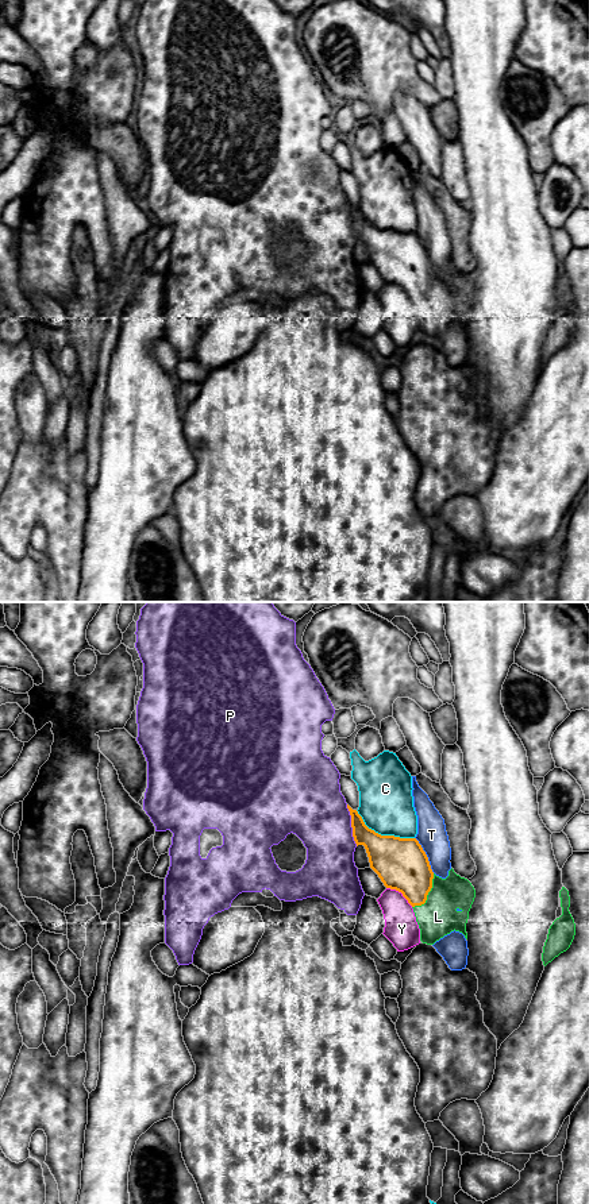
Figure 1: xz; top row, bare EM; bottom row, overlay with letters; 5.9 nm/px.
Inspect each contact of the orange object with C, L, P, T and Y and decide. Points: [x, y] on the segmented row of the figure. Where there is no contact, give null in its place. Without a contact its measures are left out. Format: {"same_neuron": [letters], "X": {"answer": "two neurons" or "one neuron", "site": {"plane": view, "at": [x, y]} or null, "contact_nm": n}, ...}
{"same_neuron": ["L"], "C": {"answer": "two neurons", "site": {"plane": "xz", "at": [382, 836]}, "contact_nm": 400}, "L": {"answer": "one neuron", "site": {"plane": "xz", "at": [427, 894]}, "contact_nm": 240}, "P": {"answer": "two neurons", "site": {"plane": "xz", "at": [351, 825]}, "contact_nm": 260}, "T": {"answer": "two neurons", "site": {"plane": "xz", "at": [426, 855]}, "contact_nm": 240}, "Y": {"answer": "two neurons", "site": {"plane": "xz", "at": [400, 891]}, "contact_nm": 200}}

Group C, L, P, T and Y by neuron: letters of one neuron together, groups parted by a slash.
C / L / P / T / Y

